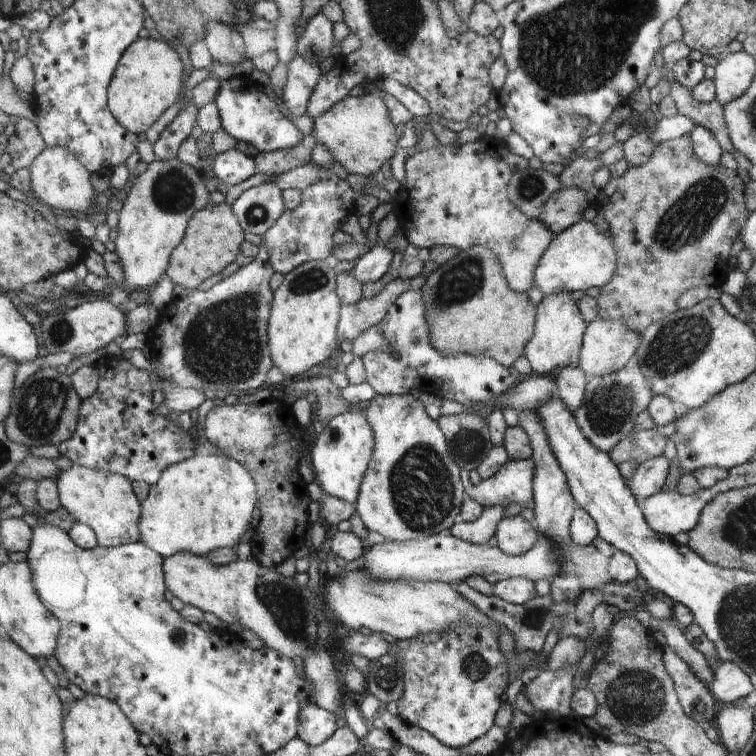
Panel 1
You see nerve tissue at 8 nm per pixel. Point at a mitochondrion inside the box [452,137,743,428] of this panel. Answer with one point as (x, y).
(686, 221)

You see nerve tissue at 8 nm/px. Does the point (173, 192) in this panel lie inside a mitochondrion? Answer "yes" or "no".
yes

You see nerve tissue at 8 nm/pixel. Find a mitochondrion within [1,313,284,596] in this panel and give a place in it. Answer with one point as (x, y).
(40, 408)

